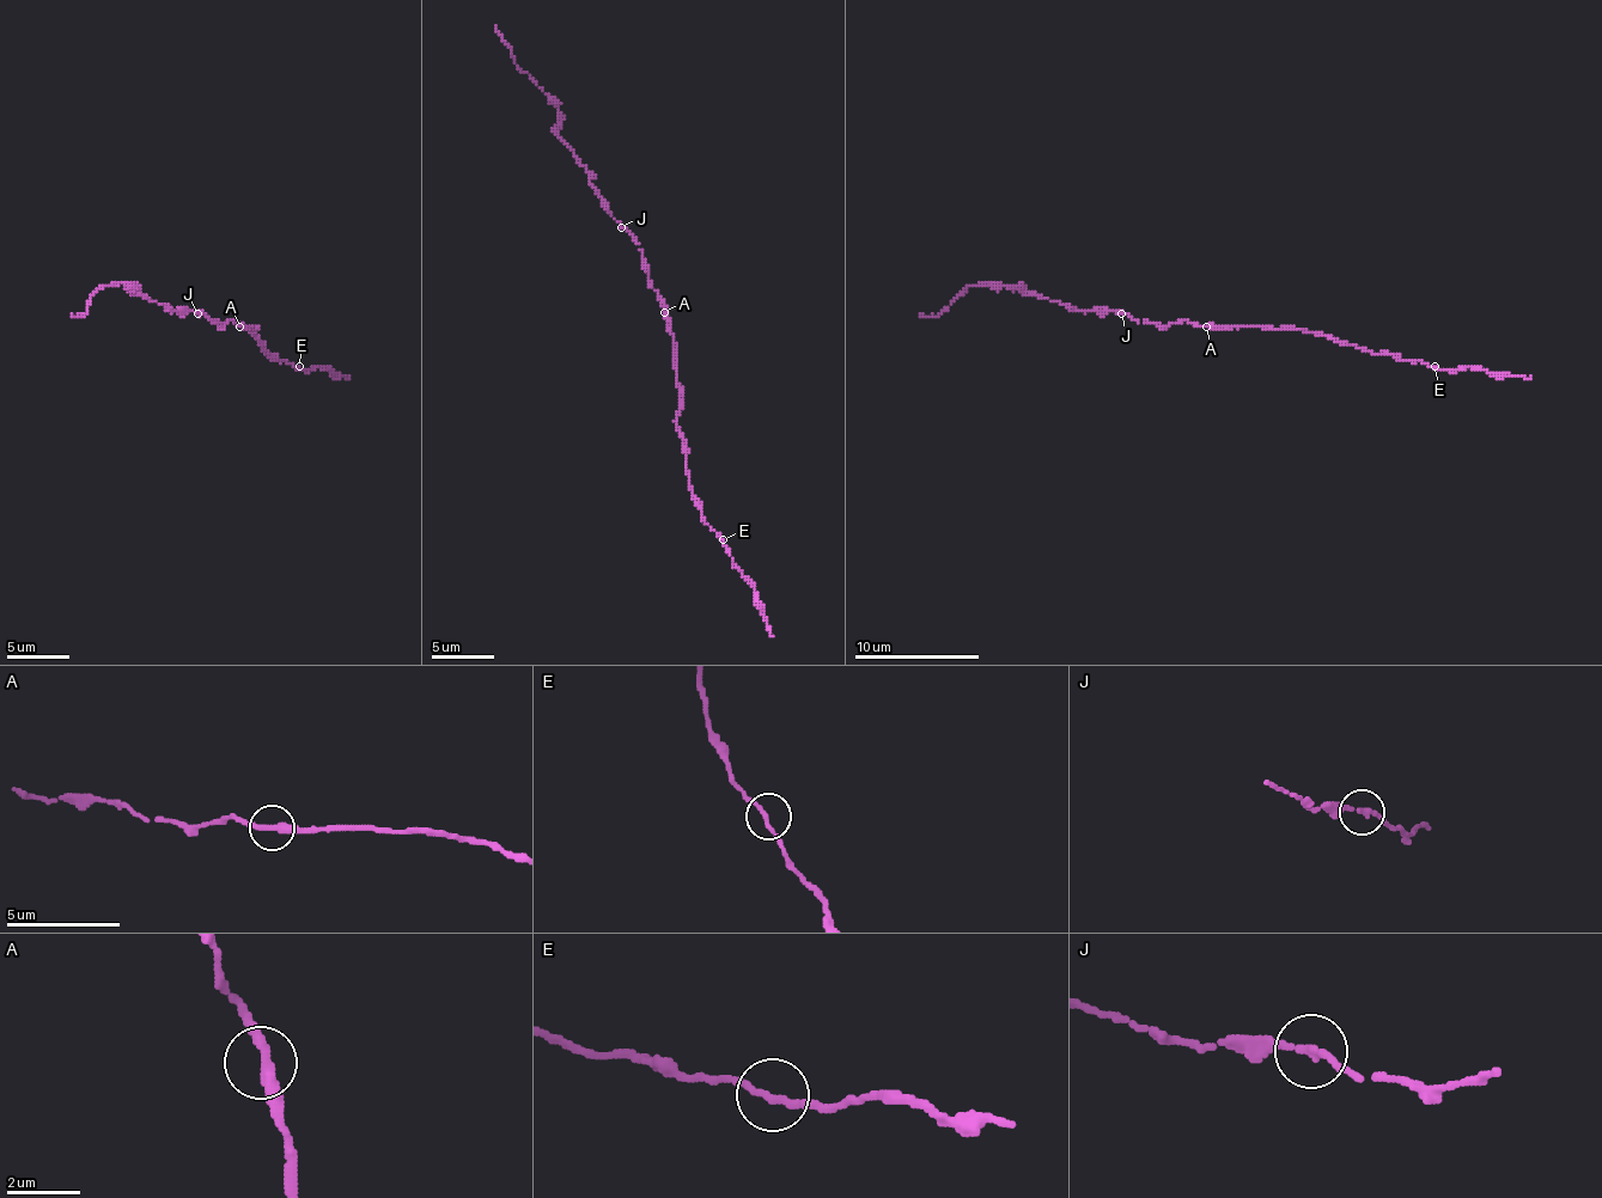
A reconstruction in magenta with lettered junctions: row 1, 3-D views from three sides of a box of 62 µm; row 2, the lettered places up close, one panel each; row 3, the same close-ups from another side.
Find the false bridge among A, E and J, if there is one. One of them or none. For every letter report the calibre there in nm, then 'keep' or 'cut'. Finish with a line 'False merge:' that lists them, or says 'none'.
A: calibre 320 nm; keep
E: calibre 200 nm; keep
J: calibre 200 nm; keep
False merge: none

